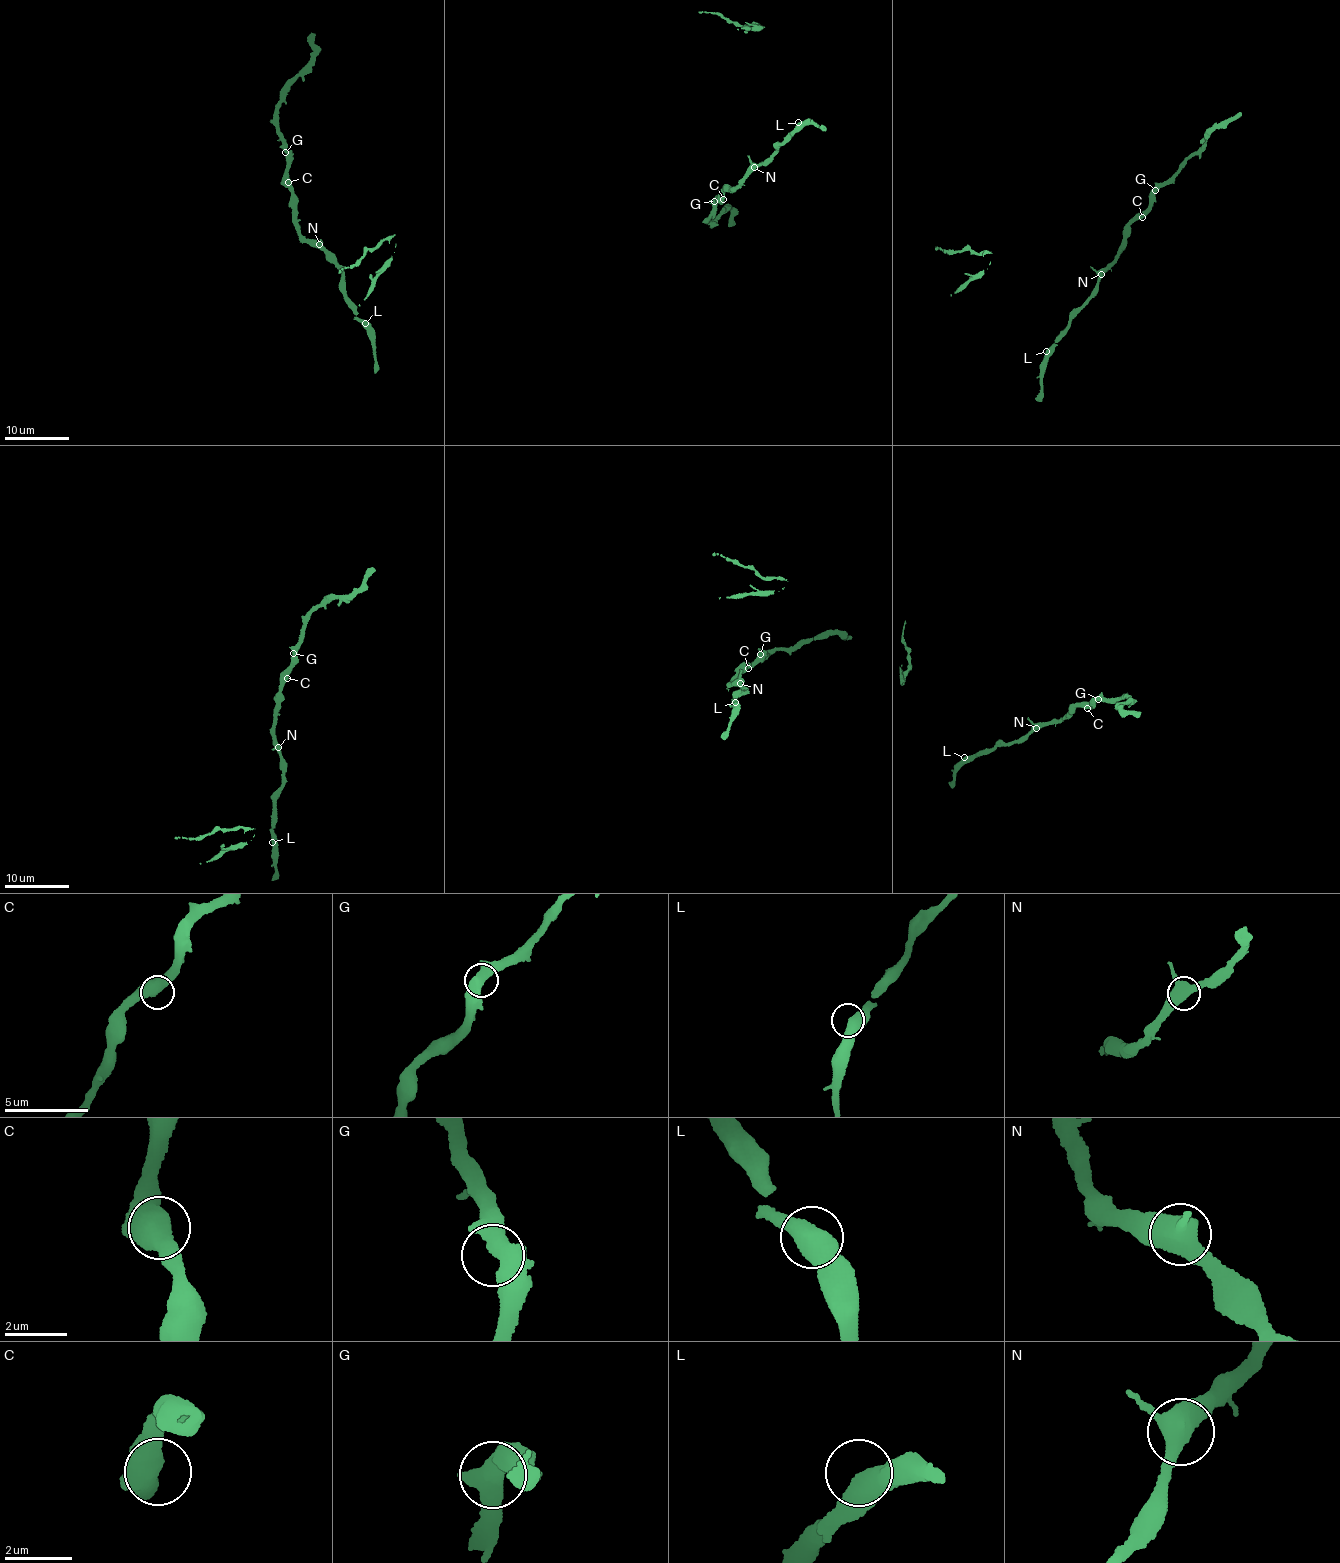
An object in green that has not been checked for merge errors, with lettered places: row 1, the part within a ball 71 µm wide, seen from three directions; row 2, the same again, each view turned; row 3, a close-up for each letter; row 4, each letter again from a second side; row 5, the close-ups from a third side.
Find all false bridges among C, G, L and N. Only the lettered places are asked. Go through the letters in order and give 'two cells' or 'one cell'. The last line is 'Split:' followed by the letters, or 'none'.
C: one cell
G: one cell
L: one cell
N: one cell
Split: none

